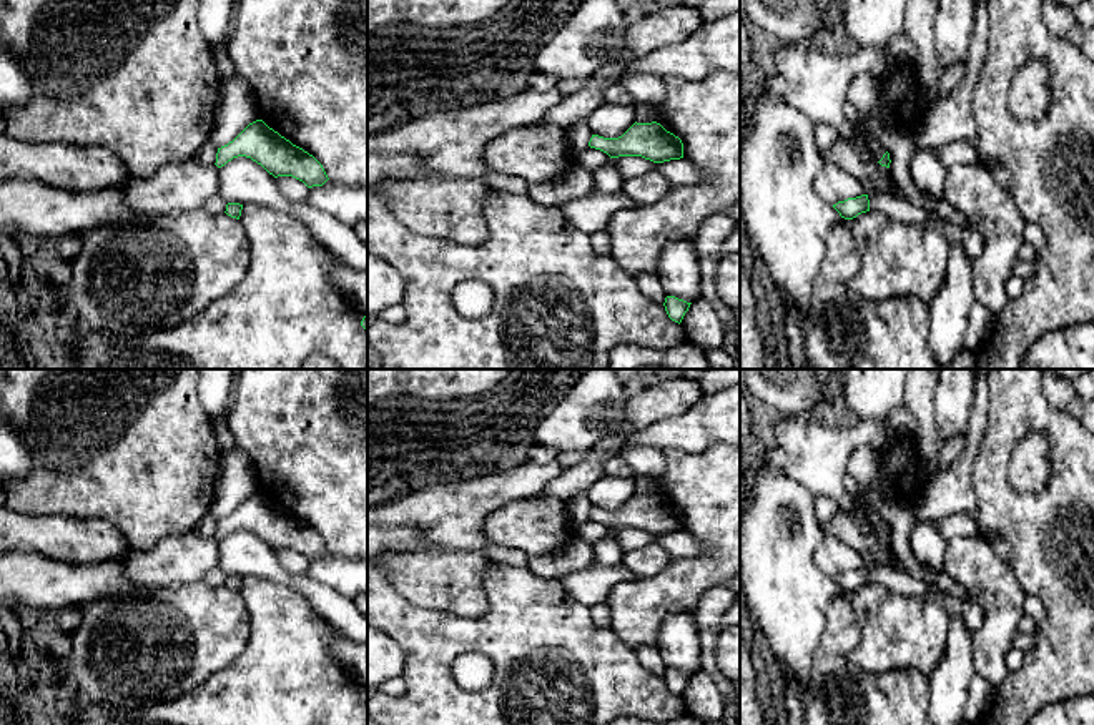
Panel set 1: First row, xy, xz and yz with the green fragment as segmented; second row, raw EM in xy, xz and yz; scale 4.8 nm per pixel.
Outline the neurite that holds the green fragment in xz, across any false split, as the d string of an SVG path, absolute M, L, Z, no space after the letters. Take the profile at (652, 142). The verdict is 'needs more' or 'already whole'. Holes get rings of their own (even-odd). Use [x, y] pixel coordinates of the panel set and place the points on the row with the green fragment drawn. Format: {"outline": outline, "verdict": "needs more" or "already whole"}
{"outline": "M633 123L618 138L592 135L590 148L607 153L610 158L642 156L653 163L683 158L683 143L678 136L667 131L660 123Z", "verdict": "already whole"}

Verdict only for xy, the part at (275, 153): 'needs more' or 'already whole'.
already whole

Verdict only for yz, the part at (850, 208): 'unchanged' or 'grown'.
unchanged

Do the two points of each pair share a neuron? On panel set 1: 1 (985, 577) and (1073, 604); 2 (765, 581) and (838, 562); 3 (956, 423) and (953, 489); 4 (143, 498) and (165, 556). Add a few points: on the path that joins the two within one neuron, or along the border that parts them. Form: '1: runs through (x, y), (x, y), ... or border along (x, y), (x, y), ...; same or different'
1: border along (1011, 569), (1018, 584), (1026, 592); different
2: border along (825, 534), (815, 552), (815, 562), (832, 579); different
3: border along (975, 394), (970, 424), (965, 433); different
4: border along (193, 529), (168, 534), (152, 547), (132, 551); different

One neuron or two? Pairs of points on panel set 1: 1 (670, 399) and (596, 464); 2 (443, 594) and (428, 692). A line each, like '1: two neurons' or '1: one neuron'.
1: one neuron
2: two neurons

